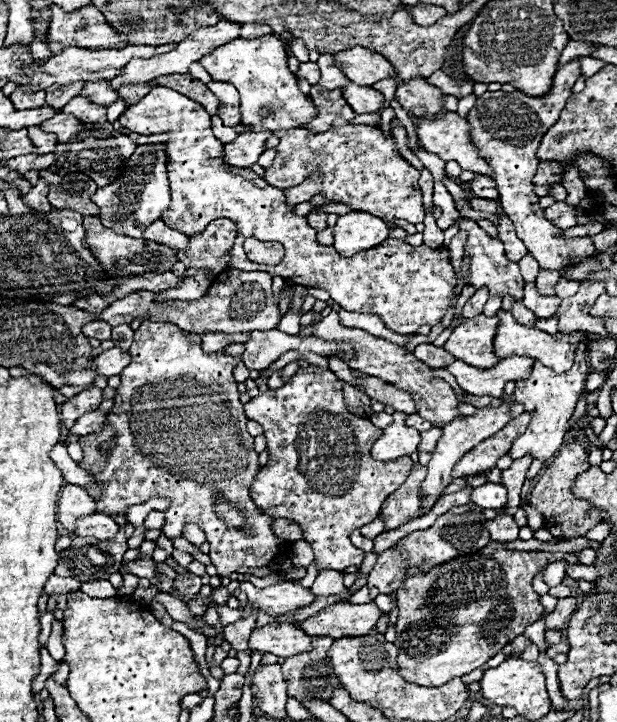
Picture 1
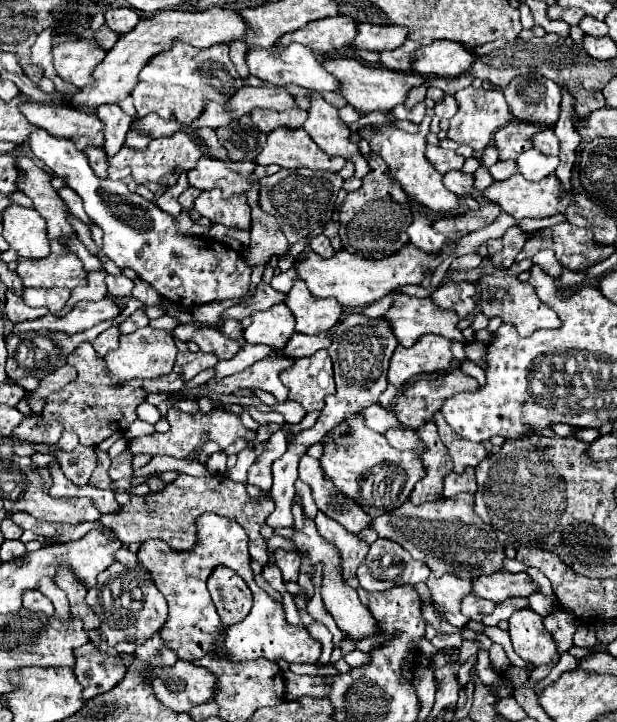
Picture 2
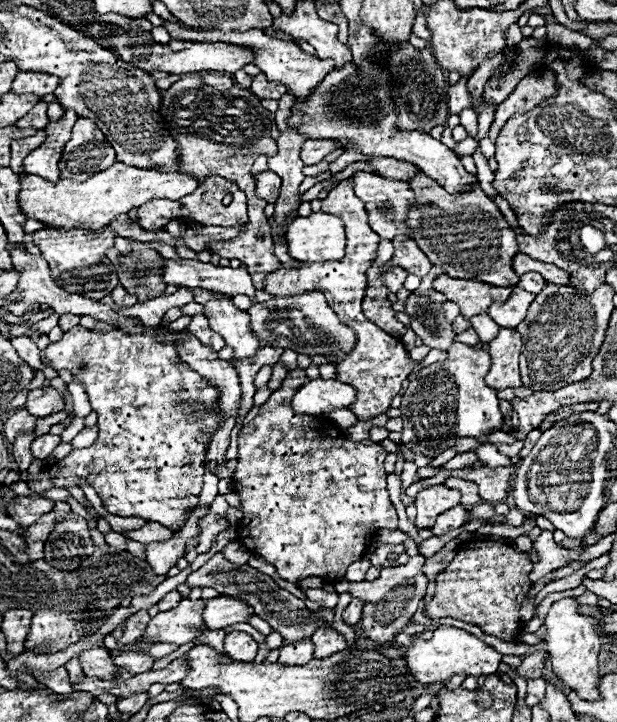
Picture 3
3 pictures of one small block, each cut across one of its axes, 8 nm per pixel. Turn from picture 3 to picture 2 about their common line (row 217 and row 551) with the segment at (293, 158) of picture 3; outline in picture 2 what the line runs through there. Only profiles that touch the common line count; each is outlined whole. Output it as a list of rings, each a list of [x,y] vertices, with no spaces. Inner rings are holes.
[[[276,550],[274,552],[276,564],[282,570],[282,578],[286,582],[296,582],[298,580],[298,572],[300,572],[300,556],[296,552],[286,552],[286,550]]]

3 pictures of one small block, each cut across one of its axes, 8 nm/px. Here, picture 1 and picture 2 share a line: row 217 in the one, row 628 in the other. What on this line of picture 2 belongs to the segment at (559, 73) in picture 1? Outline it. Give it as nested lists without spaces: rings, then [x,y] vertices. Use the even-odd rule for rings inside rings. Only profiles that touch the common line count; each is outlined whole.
[[[532,608],[516,610],[510,620],[510,640],[514,646],[514,652],[534,666],[556,662],[556,644],[552,634],[544,628],[542,616],[536,614]]]

